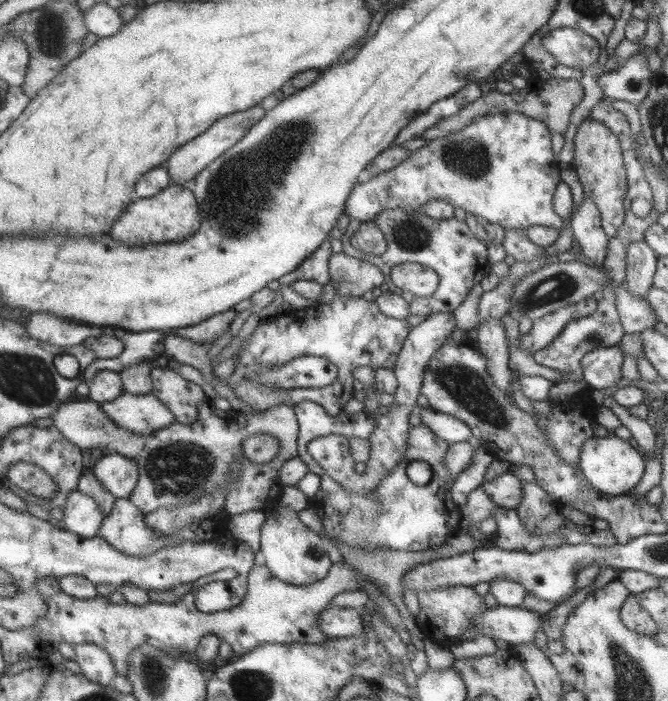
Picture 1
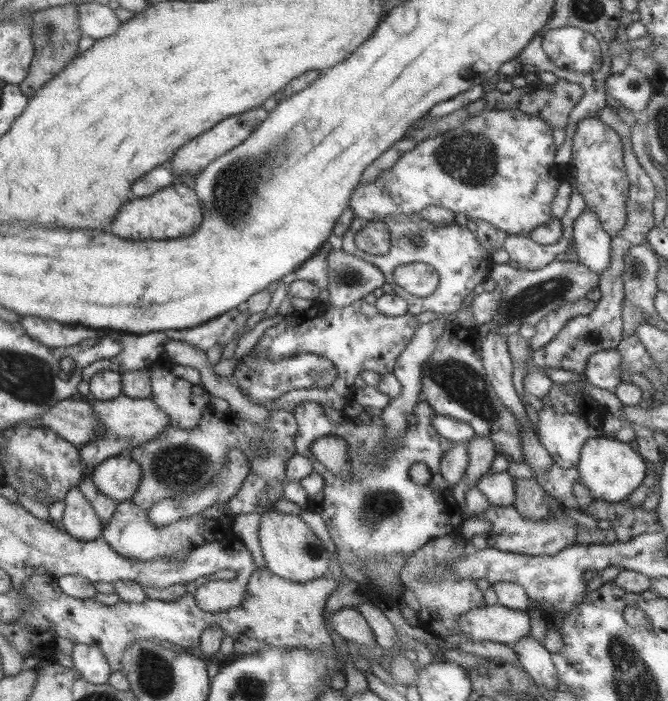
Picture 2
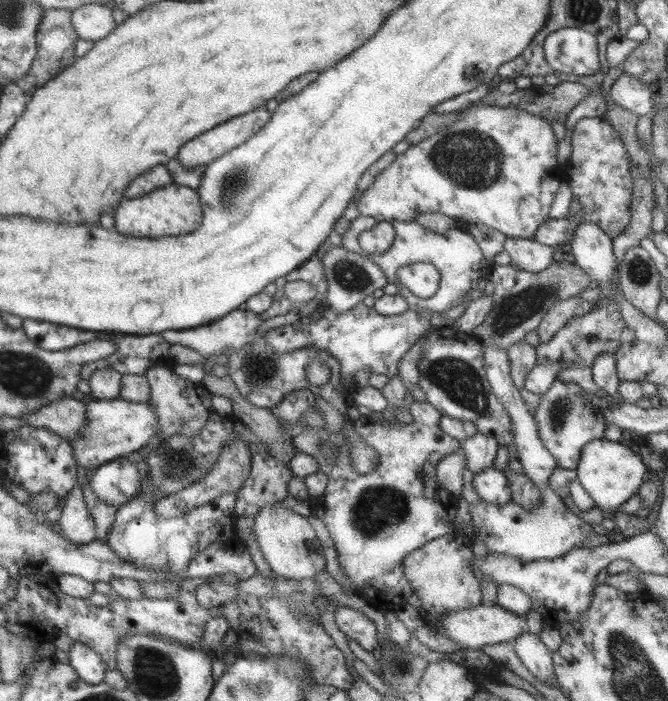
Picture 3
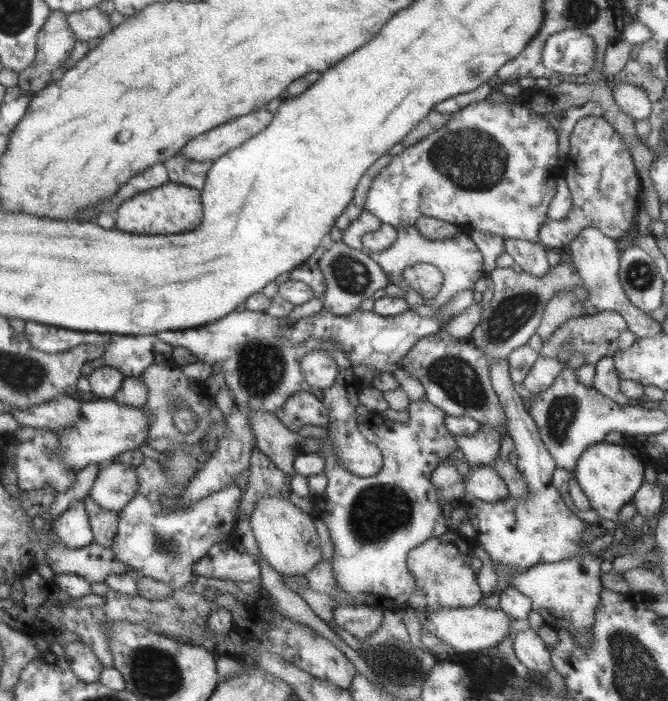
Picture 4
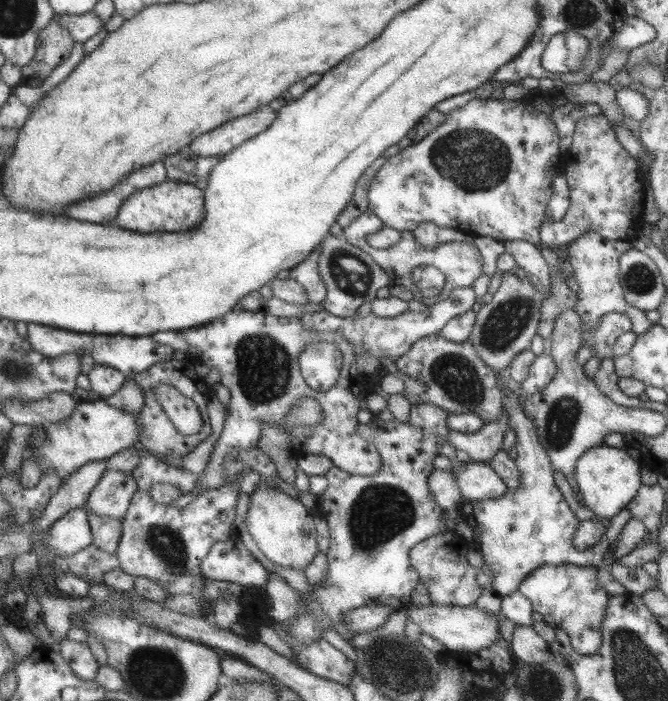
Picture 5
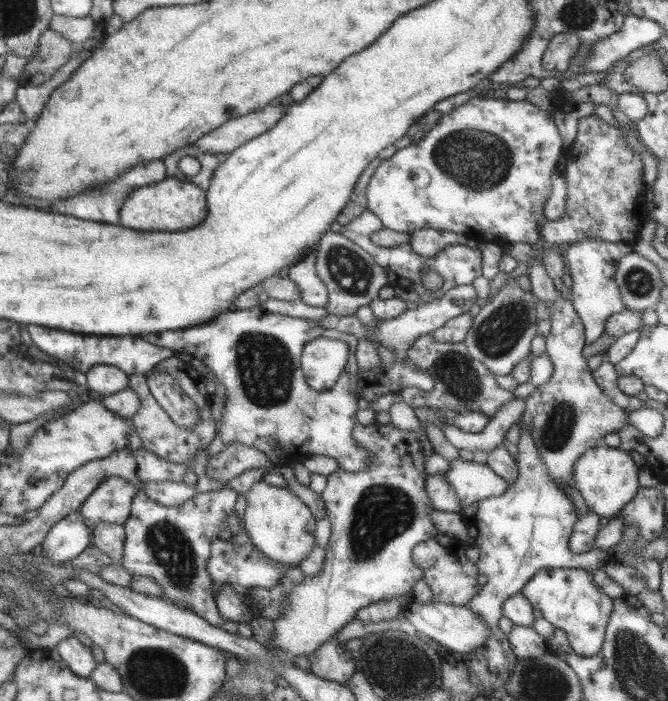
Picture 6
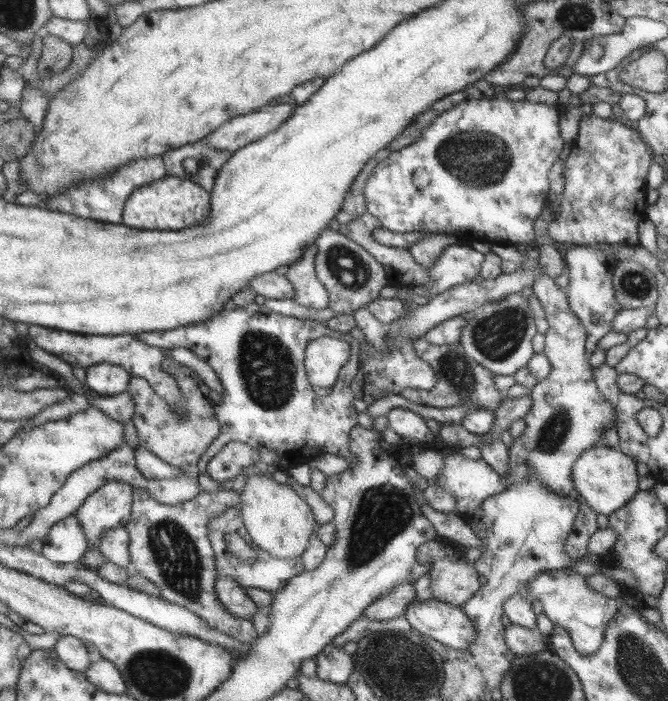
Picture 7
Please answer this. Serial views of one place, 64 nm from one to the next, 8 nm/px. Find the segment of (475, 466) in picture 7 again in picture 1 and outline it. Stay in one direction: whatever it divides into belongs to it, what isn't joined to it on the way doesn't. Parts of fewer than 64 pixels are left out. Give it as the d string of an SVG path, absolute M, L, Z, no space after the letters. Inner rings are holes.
M506 471L491 480L485 480L481 488L489 498L505 509L515 509L521 502L522 481L519 481L511 472Z

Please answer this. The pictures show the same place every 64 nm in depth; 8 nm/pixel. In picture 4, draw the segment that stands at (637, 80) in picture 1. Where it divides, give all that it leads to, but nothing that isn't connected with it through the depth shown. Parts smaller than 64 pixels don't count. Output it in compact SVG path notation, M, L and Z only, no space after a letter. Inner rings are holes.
M619 83L612 86L615 104L636 121L650 116L651 103L647 91L633 83Z

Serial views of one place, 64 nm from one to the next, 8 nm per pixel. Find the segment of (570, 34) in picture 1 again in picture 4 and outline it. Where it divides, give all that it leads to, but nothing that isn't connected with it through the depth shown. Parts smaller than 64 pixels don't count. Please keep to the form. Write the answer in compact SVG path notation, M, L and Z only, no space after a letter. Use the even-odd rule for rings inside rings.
M578 28L550 34L542 48L542 63L555 75L581 76L594 65L595 47L591 36Z

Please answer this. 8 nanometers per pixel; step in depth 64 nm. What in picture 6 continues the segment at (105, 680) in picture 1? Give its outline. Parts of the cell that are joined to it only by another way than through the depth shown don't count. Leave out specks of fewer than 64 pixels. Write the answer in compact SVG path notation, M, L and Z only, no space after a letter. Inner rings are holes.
M71 635L62 639L55 647L58 656L65 662L69 671L80 678L89 678L95 669L94 658L89 648L85 648L77 638Z

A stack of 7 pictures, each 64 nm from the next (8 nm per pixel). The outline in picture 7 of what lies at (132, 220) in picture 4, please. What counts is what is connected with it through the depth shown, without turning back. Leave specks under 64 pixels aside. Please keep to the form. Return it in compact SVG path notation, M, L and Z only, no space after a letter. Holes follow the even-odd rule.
M172 175L135 189L125 200L122 224L138 230L182 230L202 224L209 216L210 193L188 179Z

